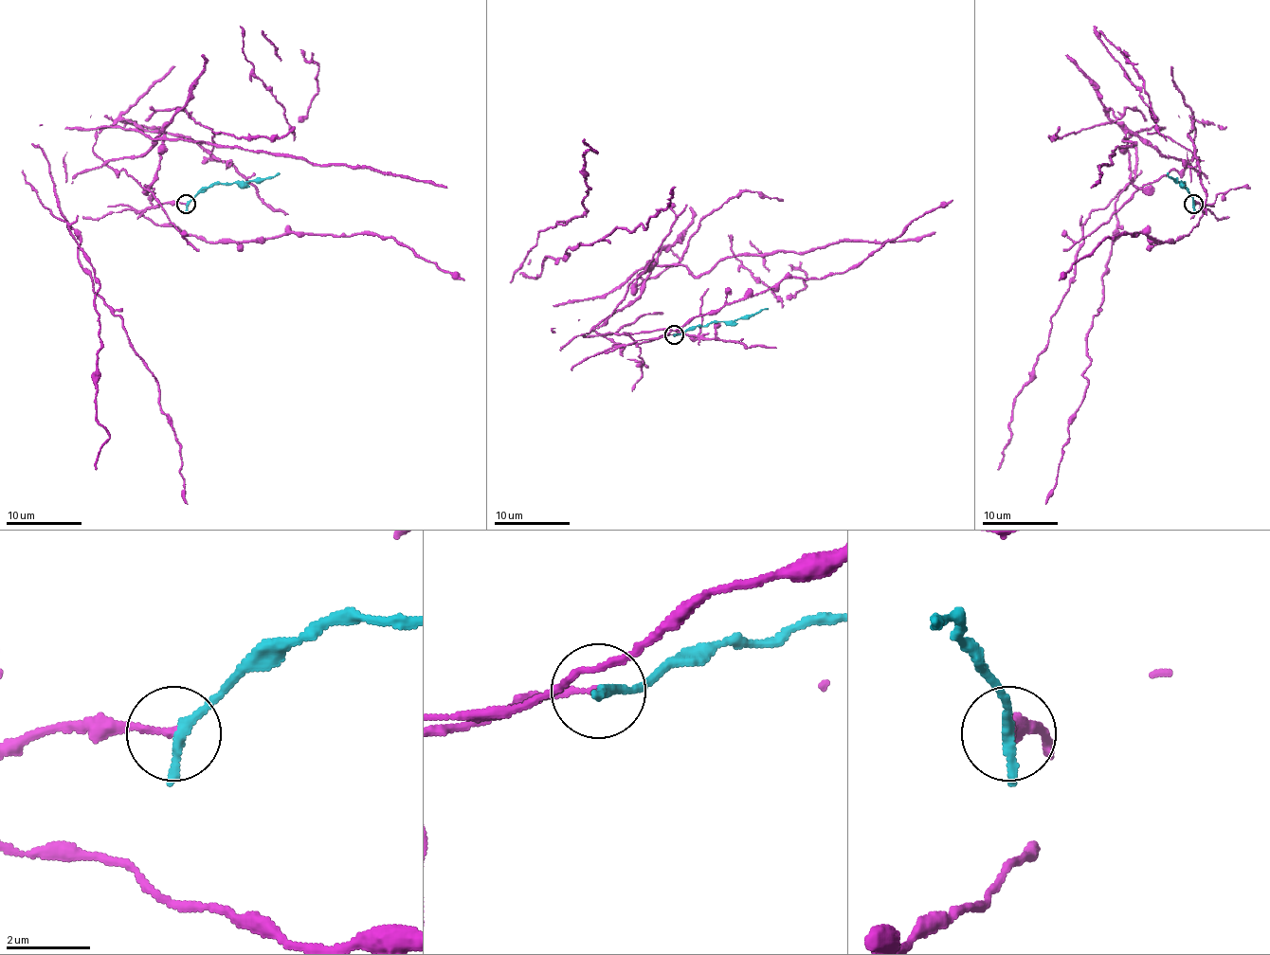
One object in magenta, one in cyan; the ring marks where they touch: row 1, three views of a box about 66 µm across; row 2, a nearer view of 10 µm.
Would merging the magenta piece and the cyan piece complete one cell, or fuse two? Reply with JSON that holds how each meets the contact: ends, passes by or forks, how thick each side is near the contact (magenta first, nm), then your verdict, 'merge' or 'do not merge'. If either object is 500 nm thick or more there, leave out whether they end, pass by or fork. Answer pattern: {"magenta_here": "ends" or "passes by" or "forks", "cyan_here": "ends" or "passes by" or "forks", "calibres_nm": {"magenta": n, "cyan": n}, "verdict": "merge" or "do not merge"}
{"magenta_here": "ends", "cyan_here": "ends", "calibres_nm": {"magenta": 160, "cyan": 280}, "verdict": "do not merge"}

